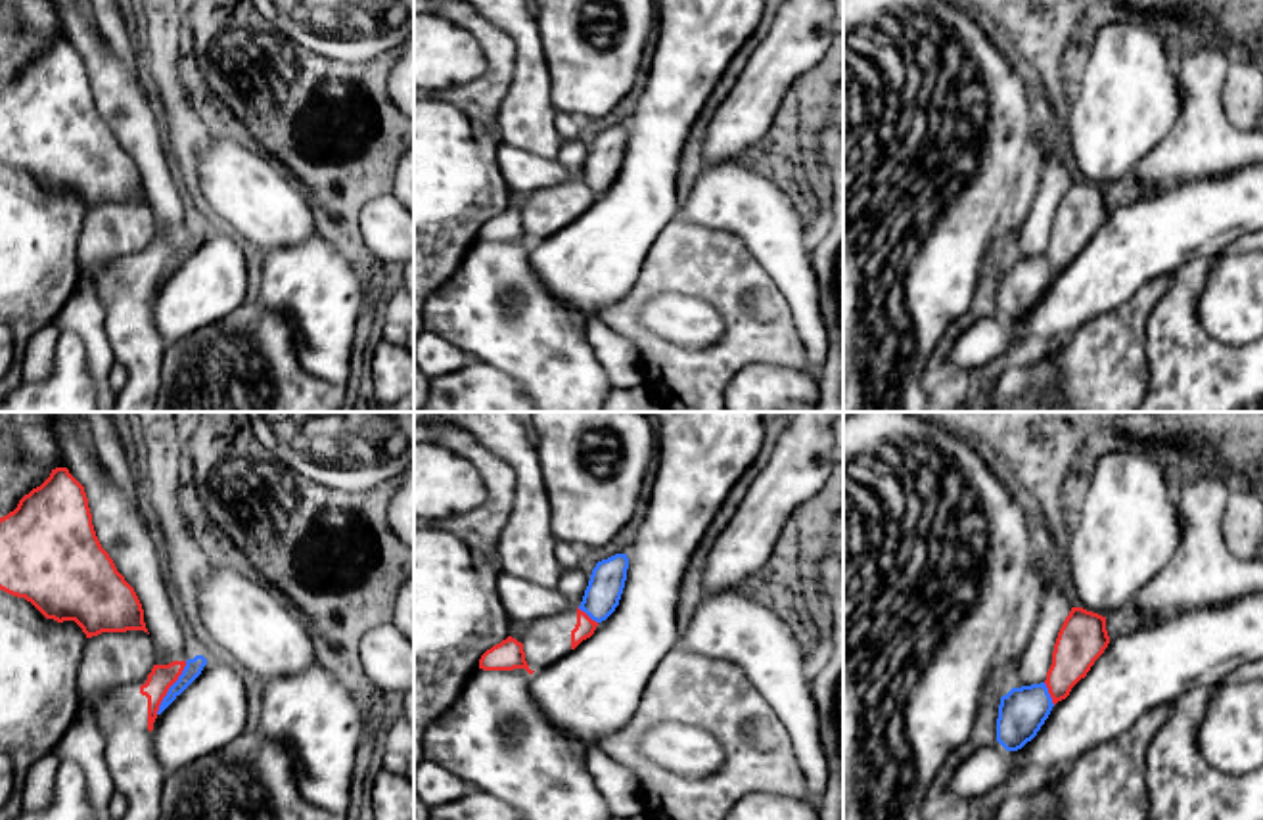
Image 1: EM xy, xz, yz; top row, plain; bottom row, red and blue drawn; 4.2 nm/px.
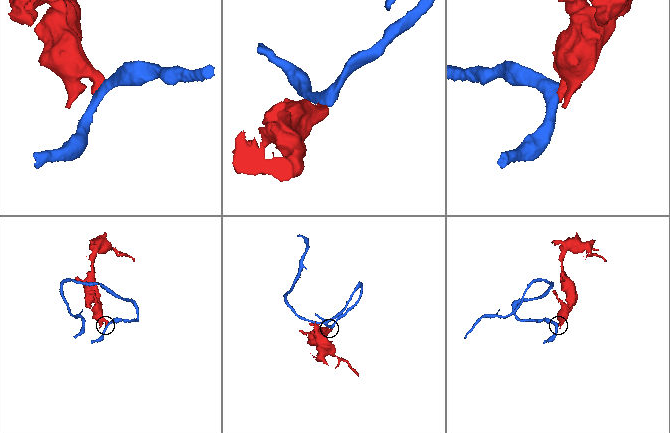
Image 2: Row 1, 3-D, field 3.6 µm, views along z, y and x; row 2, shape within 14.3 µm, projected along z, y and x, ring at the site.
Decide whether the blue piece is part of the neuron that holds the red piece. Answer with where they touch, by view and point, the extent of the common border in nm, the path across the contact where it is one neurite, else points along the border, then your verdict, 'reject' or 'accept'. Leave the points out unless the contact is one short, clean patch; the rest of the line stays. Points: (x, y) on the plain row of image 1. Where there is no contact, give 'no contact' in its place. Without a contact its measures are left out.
meets red in xy at (169, 257); contact 260 nm long; border along xy (186, 232), (156, 284); reject

